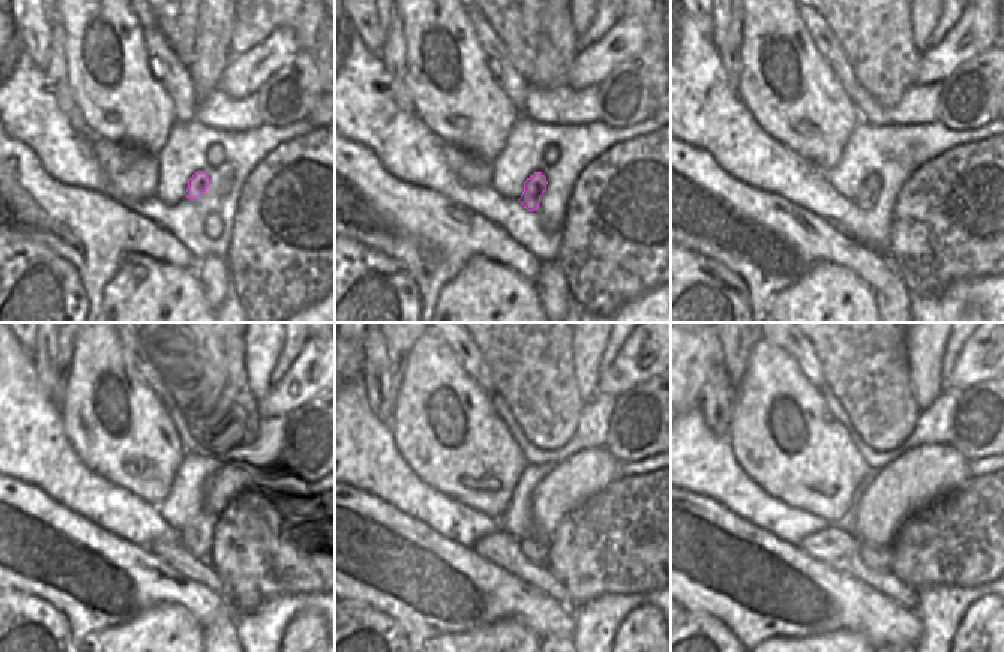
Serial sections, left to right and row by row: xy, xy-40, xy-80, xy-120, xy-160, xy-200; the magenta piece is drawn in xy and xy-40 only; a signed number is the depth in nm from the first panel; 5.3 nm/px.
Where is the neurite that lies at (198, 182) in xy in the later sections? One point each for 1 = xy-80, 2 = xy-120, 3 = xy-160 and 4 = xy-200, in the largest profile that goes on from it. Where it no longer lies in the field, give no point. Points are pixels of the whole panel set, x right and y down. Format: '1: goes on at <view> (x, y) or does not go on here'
1: goes on at xy-80 (869, 191)
2: goes on at xy-120 (189, 540)
3: goes on at xy-160 (538, 555)
4: goes on at xy-200 (877, 558)

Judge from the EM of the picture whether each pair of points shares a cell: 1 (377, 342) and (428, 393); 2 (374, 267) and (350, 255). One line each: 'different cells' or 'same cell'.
1: different cells
2: same cell

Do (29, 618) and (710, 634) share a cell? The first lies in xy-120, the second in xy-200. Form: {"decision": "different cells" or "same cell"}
{"decision": "same cell"}

